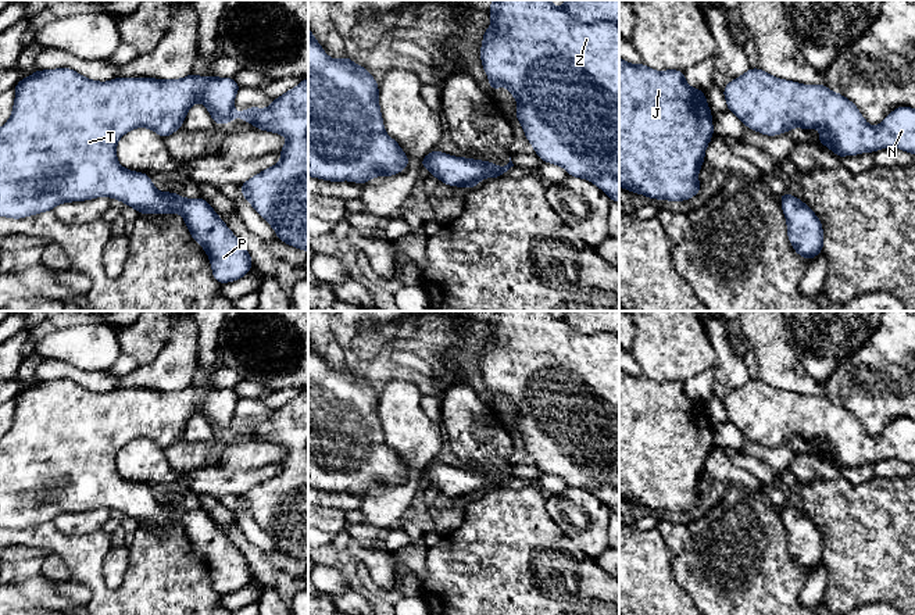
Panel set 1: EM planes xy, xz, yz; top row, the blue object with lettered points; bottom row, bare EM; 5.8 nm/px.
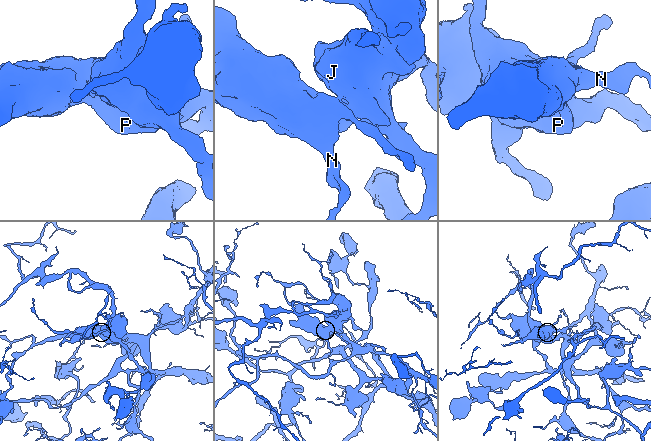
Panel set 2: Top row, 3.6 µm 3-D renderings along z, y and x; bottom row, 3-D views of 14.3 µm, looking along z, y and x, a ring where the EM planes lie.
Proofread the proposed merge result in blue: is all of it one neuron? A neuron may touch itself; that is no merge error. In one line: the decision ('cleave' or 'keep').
keep

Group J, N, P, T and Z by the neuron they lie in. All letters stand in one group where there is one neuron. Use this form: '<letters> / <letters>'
J N P T Z

